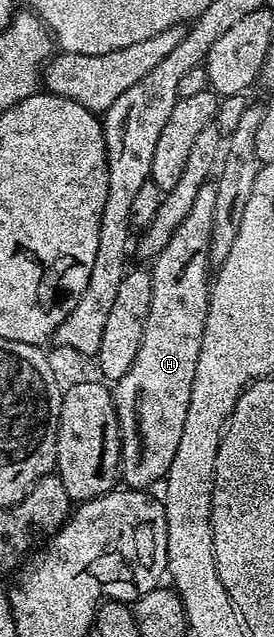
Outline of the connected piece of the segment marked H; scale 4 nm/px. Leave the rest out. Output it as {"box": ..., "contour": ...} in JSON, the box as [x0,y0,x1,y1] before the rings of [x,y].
{"box":[113,184,217,488],"contour":[[[208,184],[201,188],[201,192],[197,192],[197,200],[193,200],[193,208],[189,208],[189,216],[185,216],[185,220],[181,220],[181,224],[177,228],[177,232],[173,232],[173,237],[169,239],[169,244],[165,244],[165,248],[161,248],[161,252],[150,263],[151,283],[153,284],[153,300],[149,308],[149,316],[145,320],[145,332],[141,336],[141,348],[137,348],[137,360],[133,360],[133,368],[129,368],[129,372],[125,372],[125,376],[121,376],[119,381],[114,383],[113,393],[115,396],[115,411],[119,417],[119,428],[124,435],[125,445],[121,450],[121,478],[123,478],[128,487],[131,488],[151,488],[154,482],[162,483],[167,477],[169,468],[173,464],[173,456],[177,456],[177,444],[181,444],[181,431],[185,428],[185,416],[189,412],[189,400],[193,392],[193,380],[197,372],[197,360],[201,356],[201,340],[205,332],[205,320],[207,319],[207,304],[211,301],[211,282],[209,274],[207,278],[207,269],[213,266],[211,261],[211,253],[209,252],[209,244],[211,243],[211,233],[213,232],[213,207],[217,205],[217,192],[214,185]]]}

